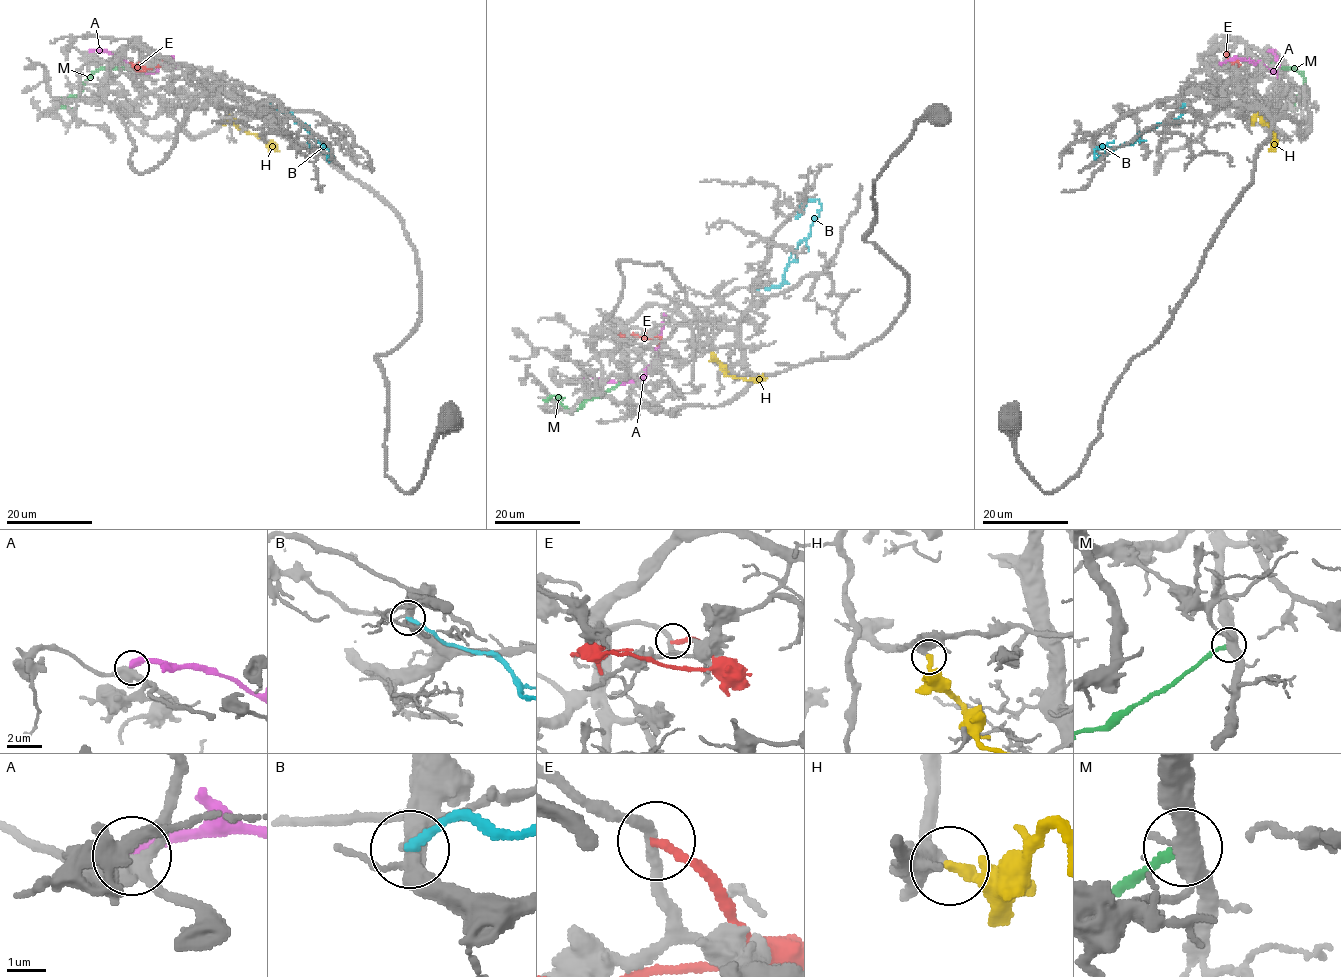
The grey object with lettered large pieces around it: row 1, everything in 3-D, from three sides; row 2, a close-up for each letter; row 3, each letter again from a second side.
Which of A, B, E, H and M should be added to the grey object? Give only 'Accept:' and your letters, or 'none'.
Accept: H

